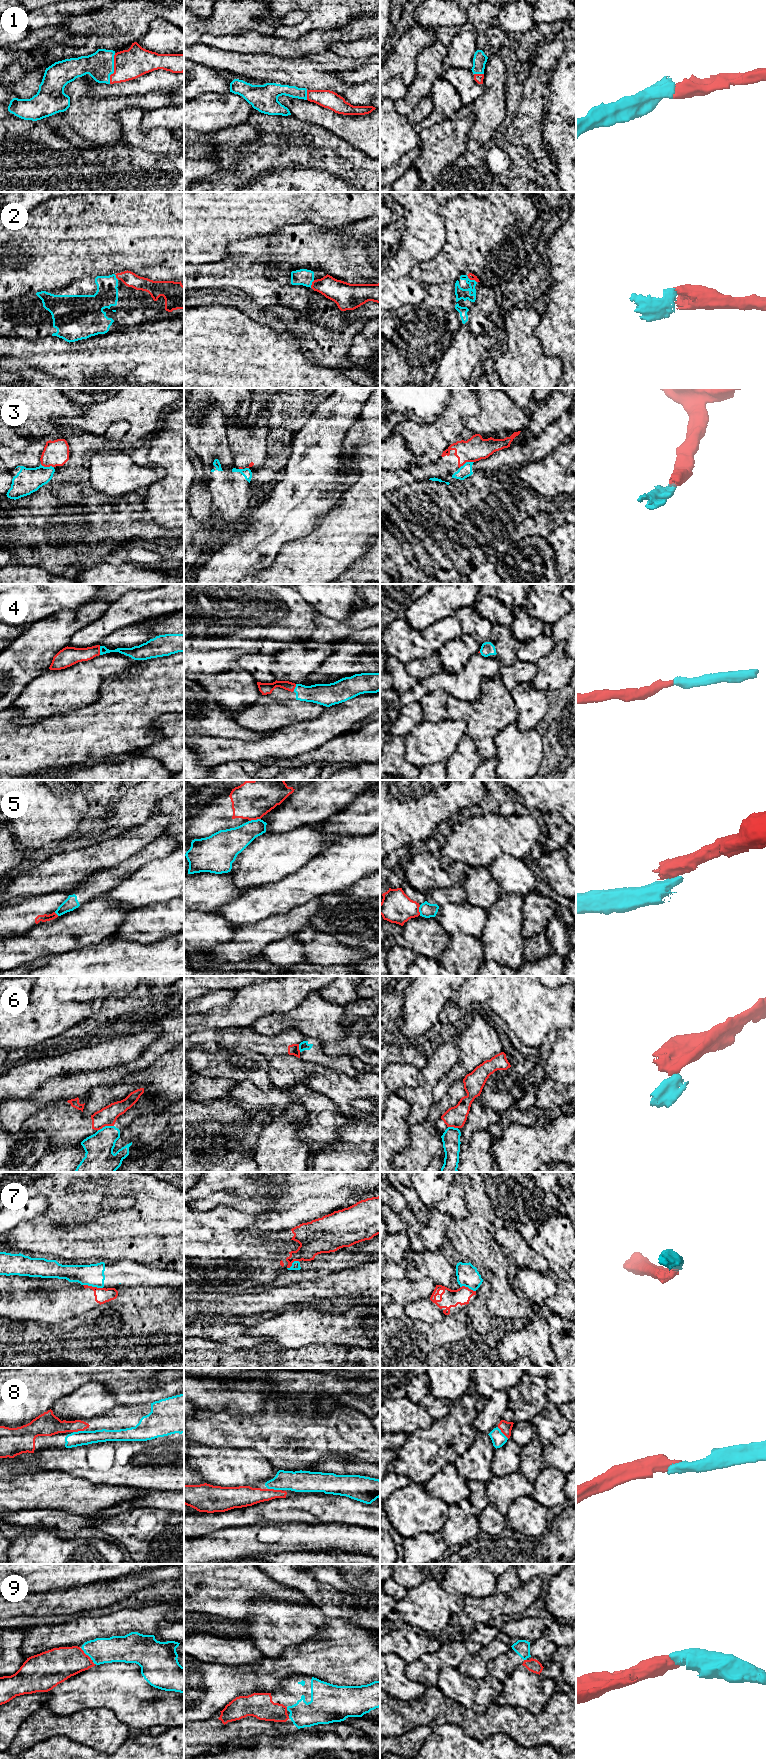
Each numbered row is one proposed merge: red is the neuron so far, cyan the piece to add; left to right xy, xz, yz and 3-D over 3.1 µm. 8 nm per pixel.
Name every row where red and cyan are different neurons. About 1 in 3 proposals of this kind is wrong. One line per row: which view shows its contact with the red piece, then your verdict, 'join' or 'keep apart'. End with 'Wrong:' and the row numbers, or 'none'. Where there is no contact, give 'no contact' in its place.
1: contact in xy; join
2: contact in yz; join
3: contact in yz; keep apart
4: contact in xy; join
5: contact in xz; keep apart
6: contact in xy; keep apart
7: contact in xy; keep apart
8: contact in xz; join
9: contact in xy; join
Wrong: 3, 5, 6, 7

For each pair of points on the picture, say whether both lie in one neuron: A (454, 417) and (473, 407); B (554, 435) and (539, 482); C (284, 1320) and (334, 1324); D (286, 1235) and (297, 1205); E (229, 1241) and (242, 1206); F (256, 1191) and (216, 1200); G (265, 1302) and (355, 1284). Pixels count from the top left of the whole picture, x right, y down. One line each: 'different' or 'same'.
A: same
B: different
C: same
D: different
E: different
F: different
G: same

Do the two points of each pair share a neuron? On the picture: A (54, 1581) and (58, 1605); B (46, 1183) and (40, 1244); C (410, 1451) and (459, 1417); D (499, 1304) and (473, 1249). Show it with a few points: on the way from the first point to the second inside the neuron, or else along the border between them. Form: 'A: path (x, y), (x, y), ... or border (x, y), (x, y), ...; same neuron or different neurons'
A: border (79, 1585), (51, 1592); different neurons
B: path (54, 1198), (54, 1217), (48, 1223), (48, 1229); same neuron
C: path (422, 1451), (425, 1451), (447, 1429); same neuron
D: path (499, 1290), (496, 1272), (487, 1263); same neuron

